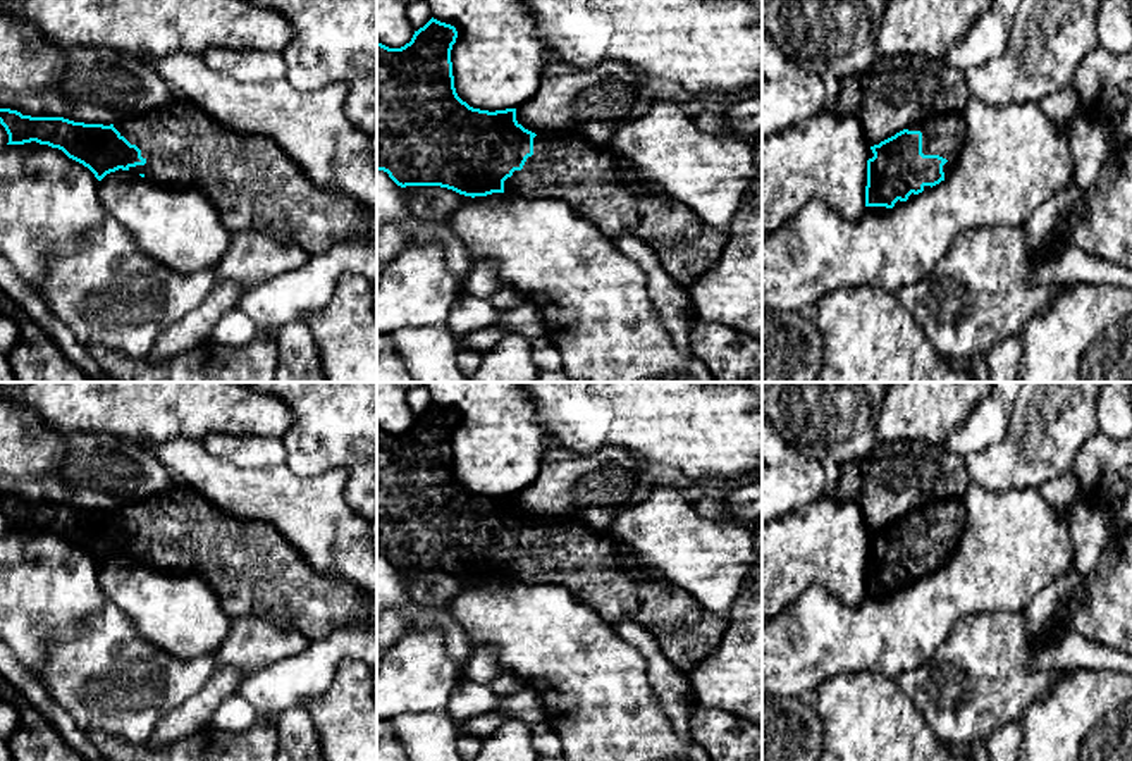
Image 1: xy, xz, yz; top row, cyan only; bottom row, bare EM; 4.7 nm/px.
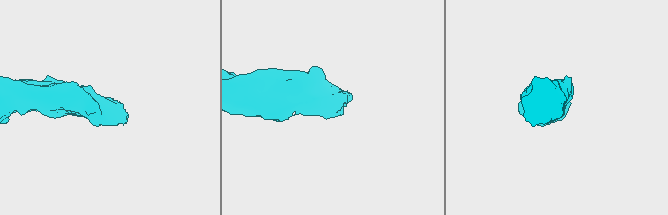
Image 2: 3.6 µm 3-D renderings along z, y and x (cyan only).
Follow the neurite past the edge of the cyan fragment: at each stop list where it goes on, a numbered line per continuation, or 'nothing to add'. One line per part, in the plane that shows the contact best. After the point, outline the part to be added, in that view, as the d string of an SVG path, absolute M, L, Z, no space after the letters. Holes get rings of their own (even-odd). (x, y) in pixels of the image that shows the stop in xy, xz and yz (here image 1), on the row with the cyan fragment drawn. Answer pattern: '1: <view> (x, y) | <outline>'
1: yz (941, 133) | M962 112L934 114L907 127L908 131L922 133L922 153L939 155L948 162L943 165L944 177L953 170L963 146L965 122Z

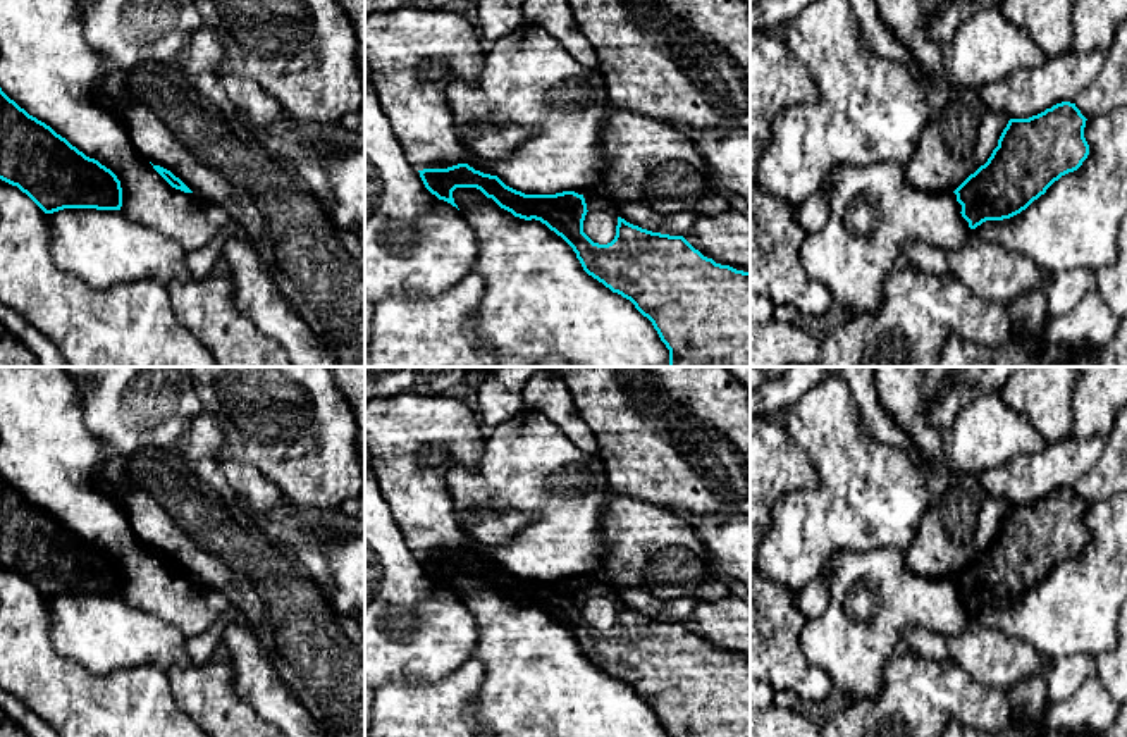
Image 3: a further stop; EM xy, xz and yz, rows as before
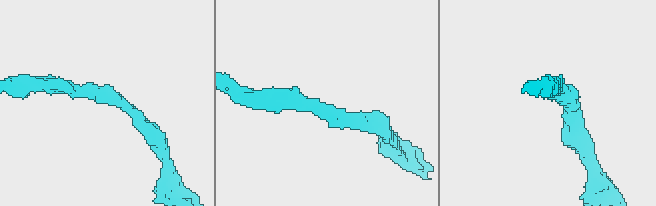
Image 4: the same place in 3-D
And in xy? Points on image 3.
nothing to add

